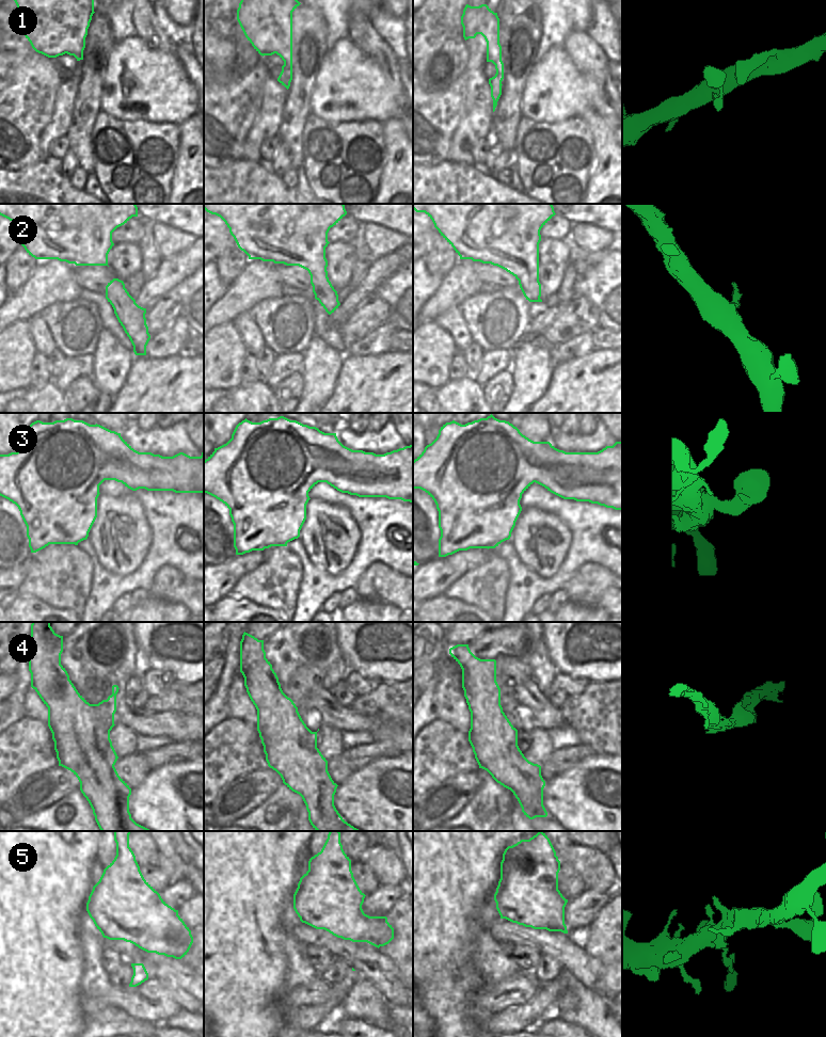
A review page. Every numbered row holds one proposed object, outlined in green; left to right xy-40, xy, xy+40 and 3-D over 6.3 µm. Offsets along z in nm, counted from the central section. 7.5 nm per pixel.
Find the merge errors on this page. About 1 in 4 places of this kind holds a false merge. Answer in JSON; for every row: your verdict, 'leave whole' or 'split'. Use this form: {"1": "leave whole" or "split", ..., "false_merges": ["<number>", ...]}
{"1": "leave whole", "2": "split", "3": "leave whole", "4": "leave whole", "5": "leave whole", "false_merges": ["2"]}

